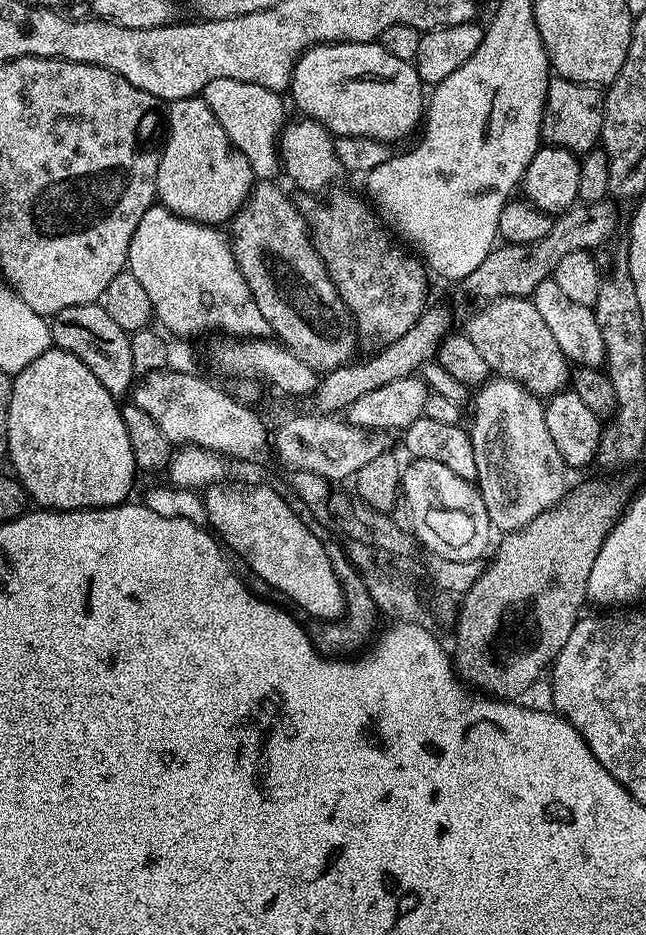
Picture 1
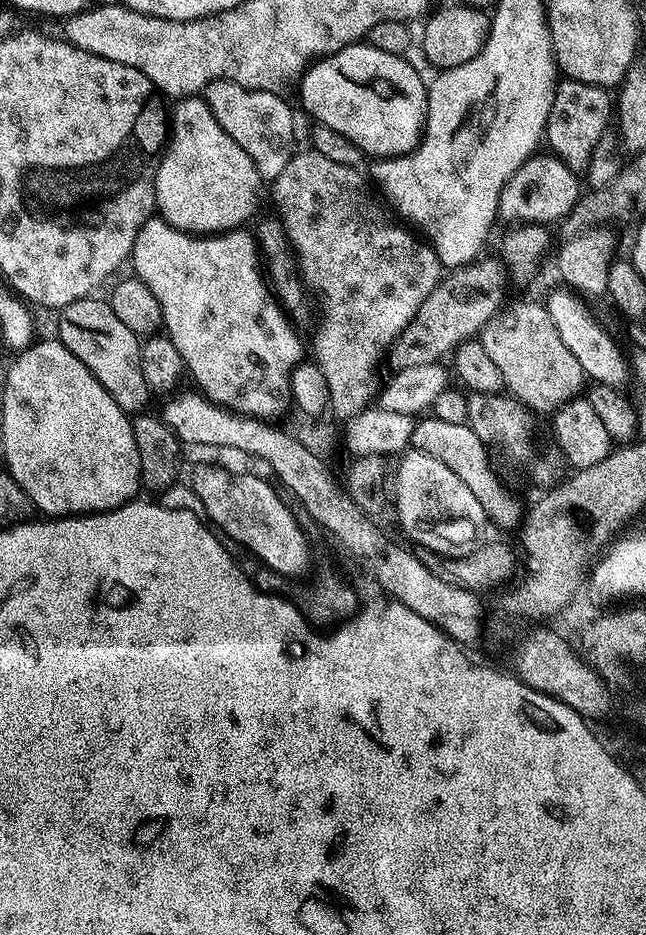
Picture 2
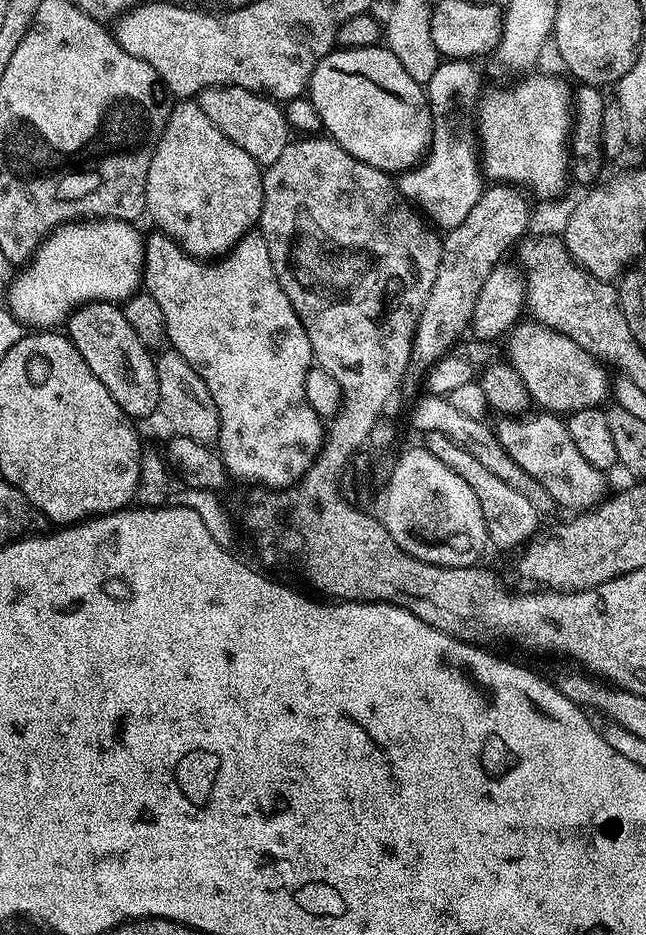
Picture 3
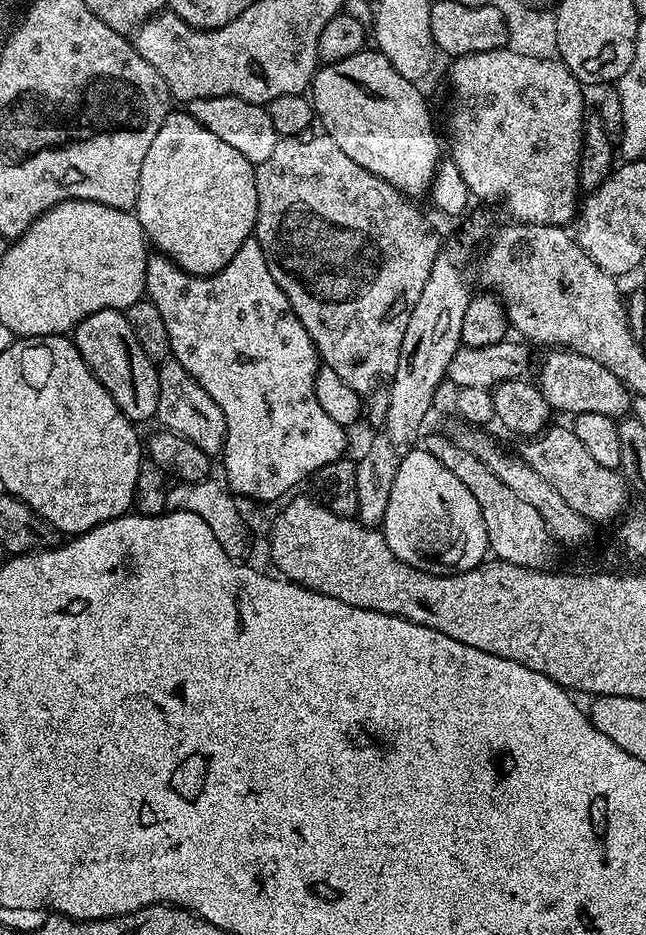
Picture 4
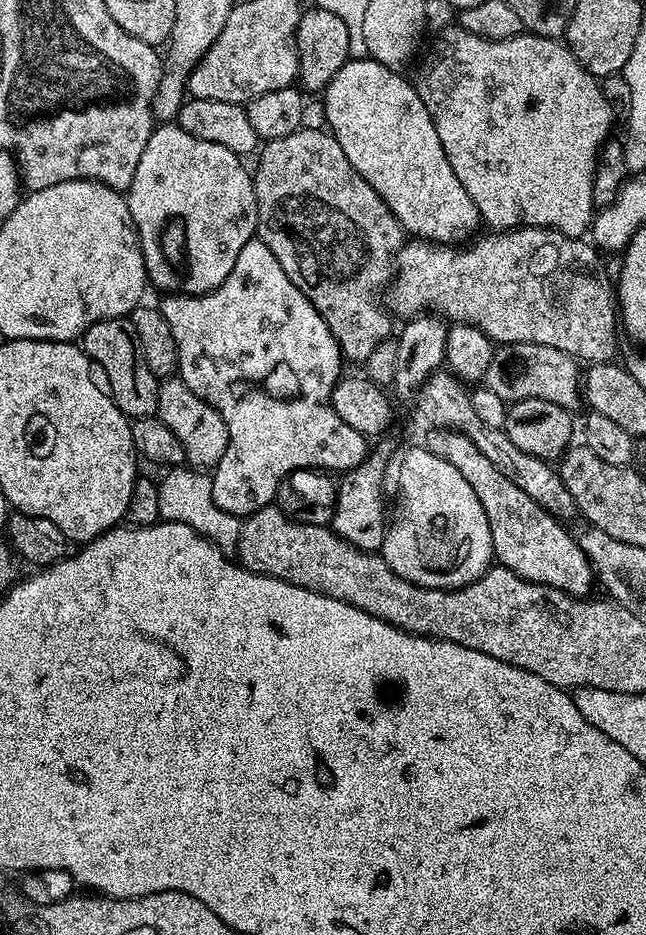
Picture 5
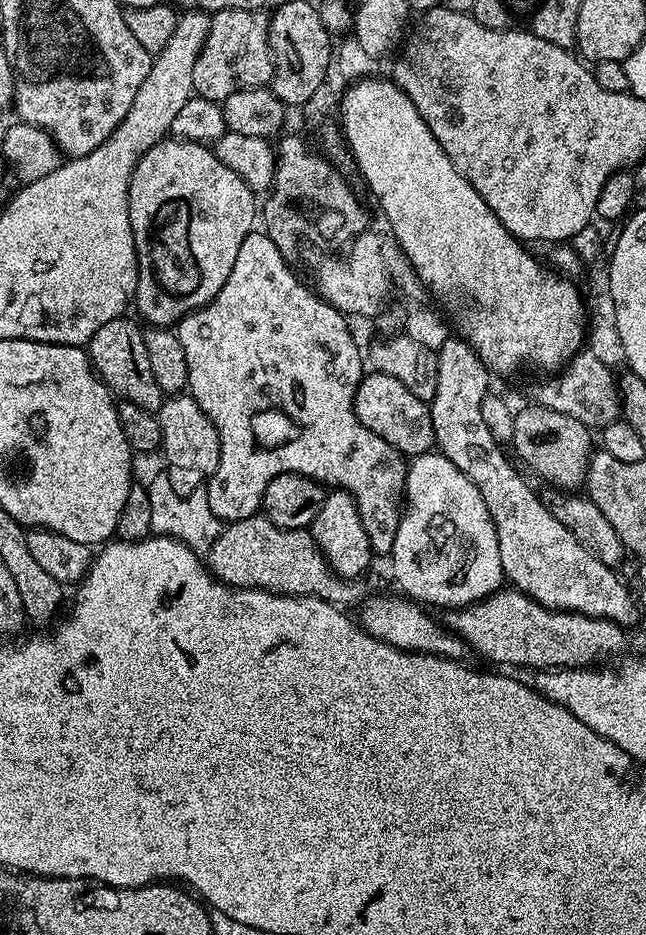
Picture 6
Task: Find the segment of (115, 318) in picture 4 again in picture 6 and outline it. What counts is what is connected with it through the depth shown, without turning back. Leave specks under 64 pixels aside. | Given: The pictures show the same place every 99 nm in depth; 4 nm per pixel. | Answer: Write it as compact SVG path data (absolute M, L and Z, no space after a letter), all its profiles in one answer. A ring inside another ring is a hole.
M129 318L106 322L98 334L86 345L88 359L92 361L95 371L108 386L113 397L134 402L146 410L159 413L160 405L166 396L161 392L158 382L154 382L154 373L150 371L150 357L146 354L146 342L141 325L136 325Z

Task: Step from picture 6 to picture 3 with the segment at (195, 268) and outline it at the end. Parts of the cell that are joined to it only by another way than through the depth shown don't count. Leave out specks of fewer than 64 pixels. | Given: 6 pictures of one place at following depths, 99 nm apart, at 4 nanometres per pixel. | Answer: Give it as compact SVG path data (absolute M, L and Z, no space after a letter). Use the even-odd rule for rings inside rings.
M184 98L173 103L168 109L168 121L162 130L160 141L156 143L154 158L150 162L150 174L146 178L146 190L144 191L144 207L147 215L149 217L152 215L152 220L156 223L155 227L165 236L170 237L174 243L180 245L189 256L219 258L227 254L247 232L253 231L257 227L263 201L264 177L261 165L257 164L254 158L250 158L250 154L246 154L246 150L242 150L242 146L234 146L234 142L230 142L230 138L226 138L226 134L222 134L222 130L218 130L218 126L214 126L214 122L210 122L210 118L206 118L202 106L198 106L195 99Z

